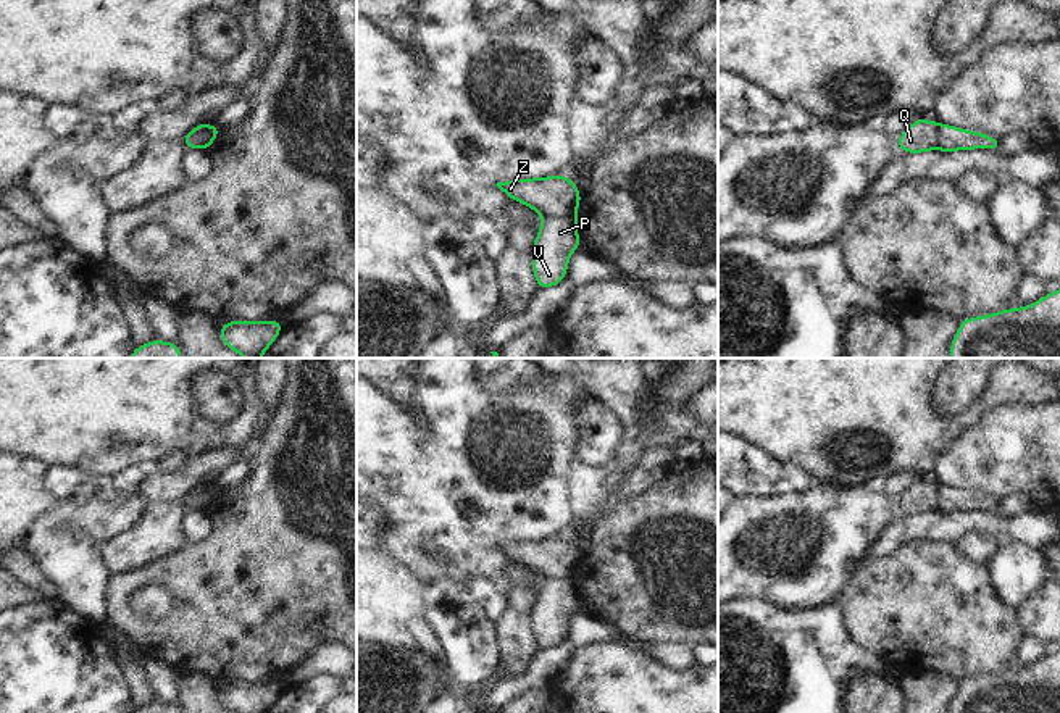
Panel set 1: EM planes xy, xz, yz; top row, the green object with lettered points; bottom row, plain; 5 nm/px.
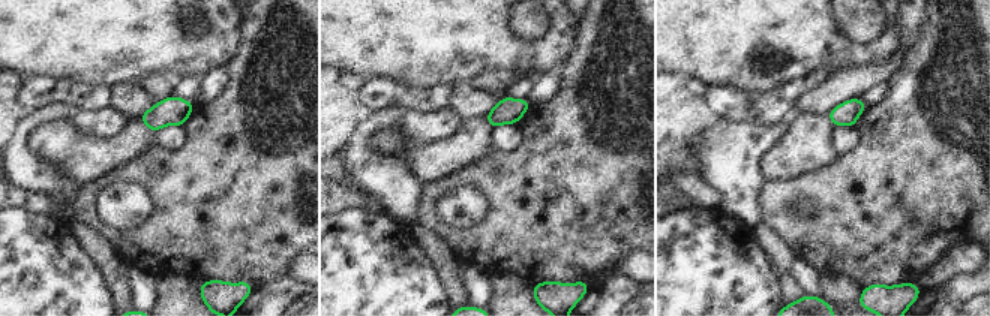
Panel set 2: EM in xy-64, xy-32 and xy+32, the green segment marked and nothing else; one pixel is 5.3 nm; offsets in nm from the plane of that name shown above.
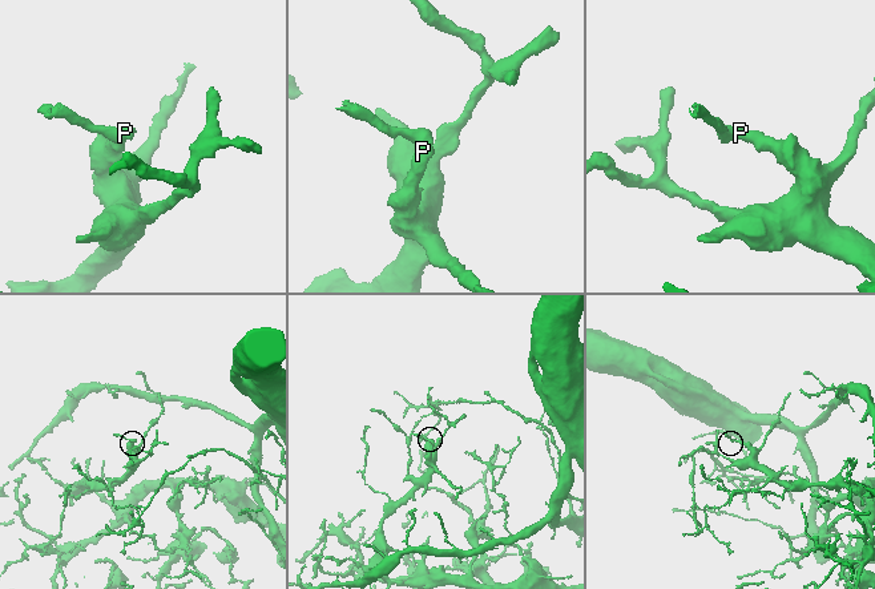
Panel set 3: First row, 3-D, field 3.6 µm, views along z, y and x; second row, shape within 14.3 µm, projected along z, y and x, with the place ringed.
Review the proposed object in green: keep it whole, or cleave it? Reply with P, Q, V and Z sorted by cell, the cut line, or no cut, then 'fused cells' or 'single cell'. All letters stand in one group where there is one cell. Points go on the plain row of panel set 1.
P V / Q Z; cut in xy along (218, 489), (200, 502); fused cells

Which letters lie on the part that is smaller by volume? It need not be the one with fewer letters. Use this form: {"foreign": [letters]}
{"foreign": ["Q", "Z"]}

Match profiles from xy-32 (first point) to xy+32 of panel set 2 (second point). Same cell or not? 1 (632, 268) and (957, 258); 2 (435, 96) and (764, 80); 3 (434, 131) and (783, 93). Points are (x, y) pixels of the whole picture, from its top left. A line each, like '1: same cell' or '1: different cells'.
1: same cell
2: different cells
3: different cells

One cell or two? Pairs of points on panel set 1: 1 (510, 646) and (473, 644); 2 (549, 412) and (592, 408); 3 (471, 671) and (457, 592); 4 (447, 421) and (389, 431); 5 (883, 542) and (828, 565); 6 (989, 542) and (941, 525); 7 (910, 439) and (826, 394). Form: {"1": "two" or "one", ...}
{"1": "two", "2": "two", "3": "one", "4": "one", "5": "two", "6": "two", "7": "one"}

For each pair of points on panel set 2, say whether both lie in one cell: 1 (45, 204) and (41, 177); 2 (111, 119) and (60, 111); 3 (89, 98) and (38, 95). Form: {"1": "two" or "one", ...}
{"1": "two", "2": "one", "3": "one"}

